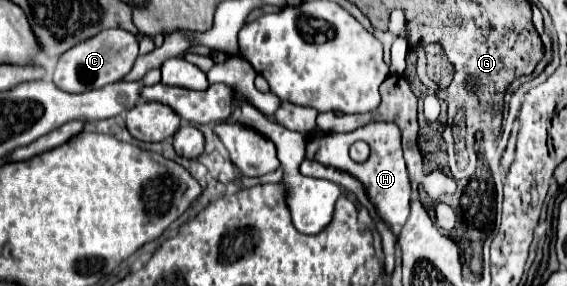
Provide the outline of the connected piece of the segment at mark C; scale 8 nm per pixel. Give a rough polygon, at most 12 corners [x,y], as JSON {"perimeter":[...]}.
{"perimeter":[[105,29],[59,57],[53,83],[85,93],[129,73],[139,43]]}

